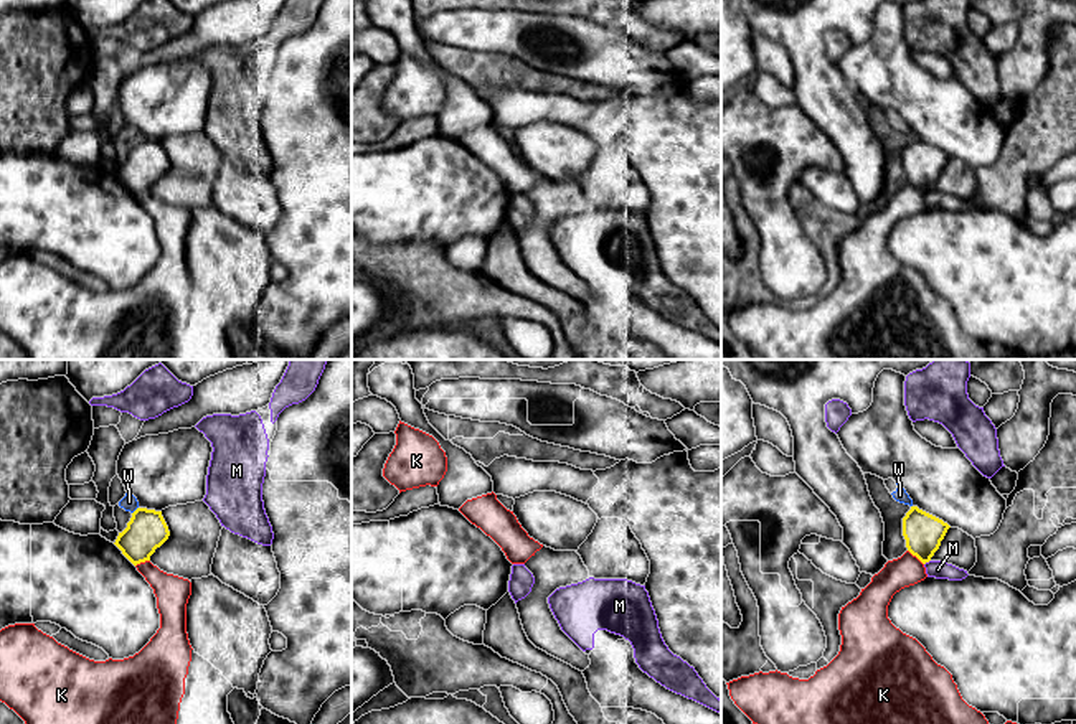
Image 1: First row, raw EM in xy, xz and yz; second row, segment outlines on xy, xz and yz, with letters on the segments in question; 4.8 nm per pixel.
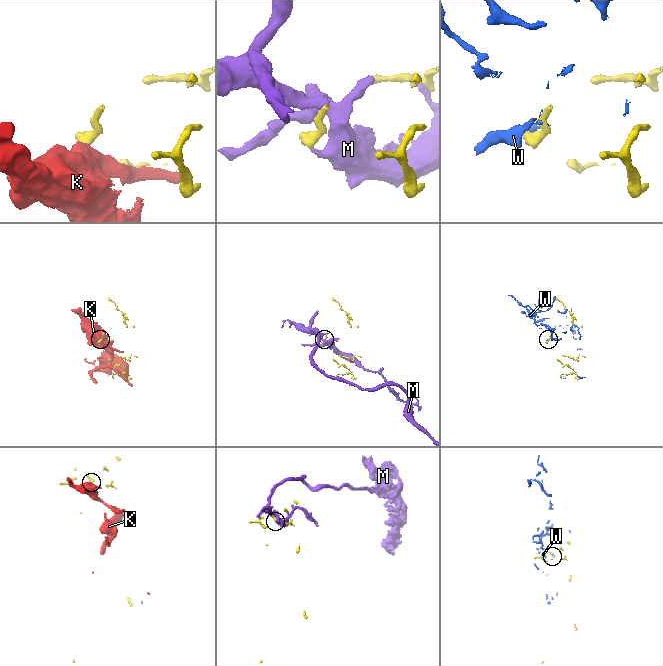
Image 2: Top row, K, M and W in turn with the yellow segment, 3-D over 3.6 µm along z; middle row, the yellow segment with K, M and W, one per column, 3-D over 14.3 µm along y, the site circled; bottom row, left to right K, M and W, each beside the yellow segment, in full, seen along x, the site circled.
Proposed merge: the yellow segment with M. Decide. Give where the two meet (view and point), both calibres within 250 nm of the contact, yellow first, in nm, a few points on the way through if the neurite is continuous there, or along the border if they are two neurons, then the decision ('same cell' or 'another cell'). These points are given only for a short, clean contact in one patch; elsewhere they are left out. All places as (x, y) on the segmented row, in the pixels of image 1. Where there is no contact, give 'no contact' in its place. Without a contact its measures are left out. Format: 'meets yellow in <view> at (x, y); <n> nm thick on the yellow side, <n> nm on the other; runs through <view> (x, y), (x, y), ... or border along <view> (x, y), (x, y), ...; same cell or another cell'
meets yellow in yz at (926, 561); 190 nm thick on the yellow side, 90 nm on the other; another cell

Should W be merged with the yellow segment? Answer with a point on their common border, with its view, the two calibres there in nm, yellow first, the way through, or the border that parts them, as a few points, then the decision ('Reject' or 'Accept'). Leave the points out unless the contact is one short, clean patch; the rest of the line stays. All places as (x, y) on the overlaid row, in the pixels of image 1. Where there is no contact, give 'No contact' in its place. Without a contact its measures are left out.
Touches yellow at xy (136, 510). Thickness 200 nm (yellow) against 80 nm. Boundary: xy (137, 507), (132, 513). Reject

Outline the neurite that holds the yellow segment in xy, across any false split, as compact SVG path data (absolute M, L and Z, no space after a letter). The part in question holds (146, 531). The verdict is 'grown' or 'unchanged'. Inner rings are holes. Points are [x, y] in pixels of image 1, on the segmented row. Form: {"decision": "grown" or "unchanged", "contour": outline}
{"decision": "unchanged", "contour": "M137 508L127 528L119 533L116 546L134 564L150 561L150 556L170 536L162 511Z"}

